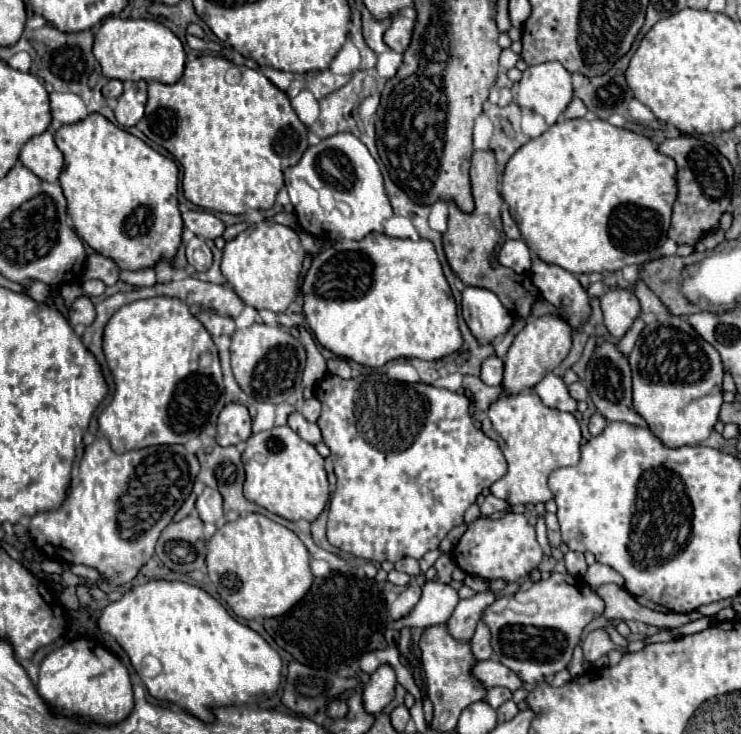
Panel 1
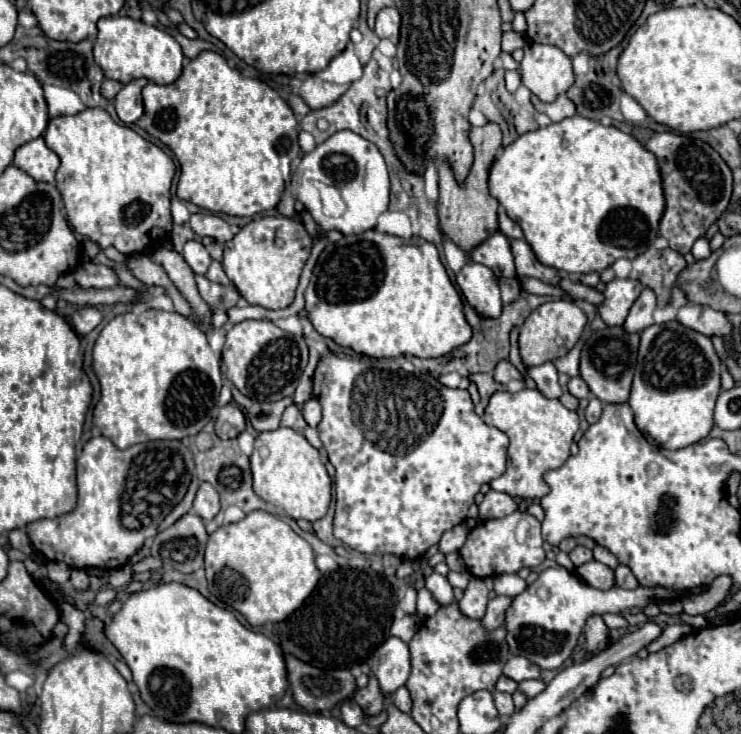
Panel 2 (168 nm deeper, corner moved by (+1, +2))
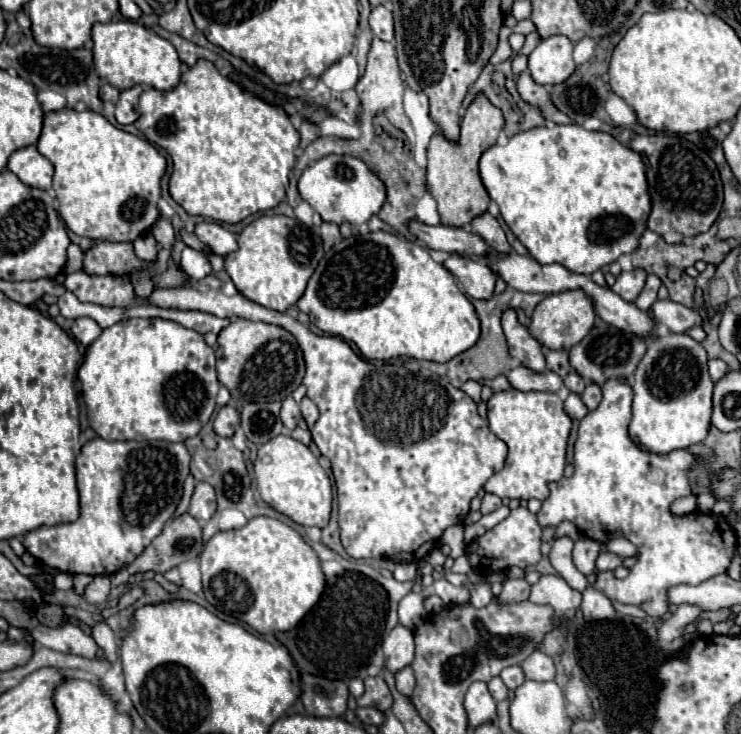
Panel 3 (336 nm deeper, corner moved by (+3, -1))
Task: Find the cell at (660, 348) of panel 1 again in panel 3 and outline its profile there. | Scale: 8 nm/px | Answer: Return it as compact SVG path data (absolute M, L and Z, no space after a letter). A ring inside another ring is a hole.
M669 332L649 342L647 352L631 378L633 420L629 424L631 438L645 450L669 454L671 450L689 448L707 438L713 408L713 380L707 362L705 348L689 334Z

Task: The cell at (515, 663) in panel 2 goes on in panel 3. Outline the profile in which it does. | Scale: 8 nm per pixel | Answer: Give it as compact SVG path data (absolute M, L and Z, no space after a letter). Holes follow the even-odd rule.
M535 650L529 658L525 658L525 662L521 662L521 668L527 680L553 680L555 678L553 658L549 658L547 654L539 650Z

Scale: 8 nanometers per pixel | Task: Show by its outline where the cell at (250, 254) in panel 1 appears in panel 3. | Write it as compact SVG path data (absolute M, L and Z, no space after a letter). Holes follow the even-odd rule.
M259 216L237 236L237 242L239 250L225 256L225 272L247 300L277 312L285 312L301 298L307 280L323 256L317 228L299 224L289 216Z

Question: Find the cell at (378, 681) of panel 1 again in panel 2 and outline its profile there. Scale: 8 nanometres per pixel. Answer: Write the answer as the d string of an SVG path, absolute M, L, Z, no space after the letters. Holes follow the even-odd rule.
M389 637L373 653L371 673L379 679L379 687L383 693L395 693L407 683L411 673L409 645L399 637Z

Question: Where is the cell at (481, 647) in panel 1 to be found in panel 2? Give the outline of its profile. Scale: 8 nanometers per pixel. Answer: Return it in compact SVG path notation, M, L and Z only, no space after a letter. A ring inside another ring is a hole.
M497 595L495 599L491 599L487 605L487 613L483 617L483 625L487 629L495 629L495 627L503 625L505 613L507 613L511 601L513 601L513 597L507 597L507 595Z

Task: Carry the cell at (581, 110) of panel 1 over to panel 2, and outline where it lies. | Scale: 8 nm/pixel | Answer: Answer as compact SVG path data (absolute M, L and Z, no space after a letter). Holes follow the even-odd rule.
M531 95L531 103L539 113L545 113L551 121L561 121L561 119L573 117L577 113L575 105L571 103L571 99L567 99L567 95L559 95L553 103L545 103L539 97Z

